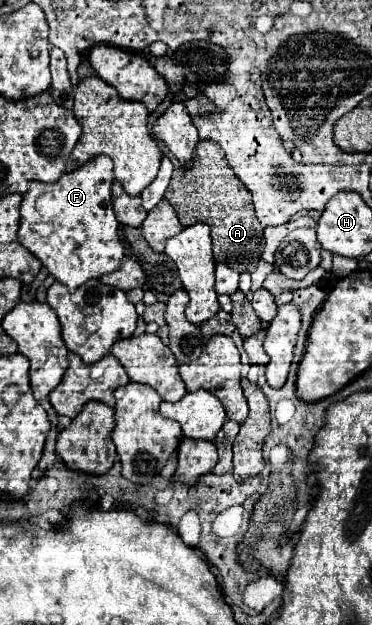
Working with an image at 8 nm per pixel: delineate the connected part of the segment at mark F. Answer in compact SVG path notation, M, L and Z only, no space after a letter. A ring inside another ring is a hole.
M99 155L75 171L63 173L55 183L31 181L29 191L23 195L17 239L71 291L89 279L115 271L125 255L125 247L119 239L119 223L111 209L111 183L113 161L107 155ZM33 223L51 223L53 233L41 237L31 229Z

